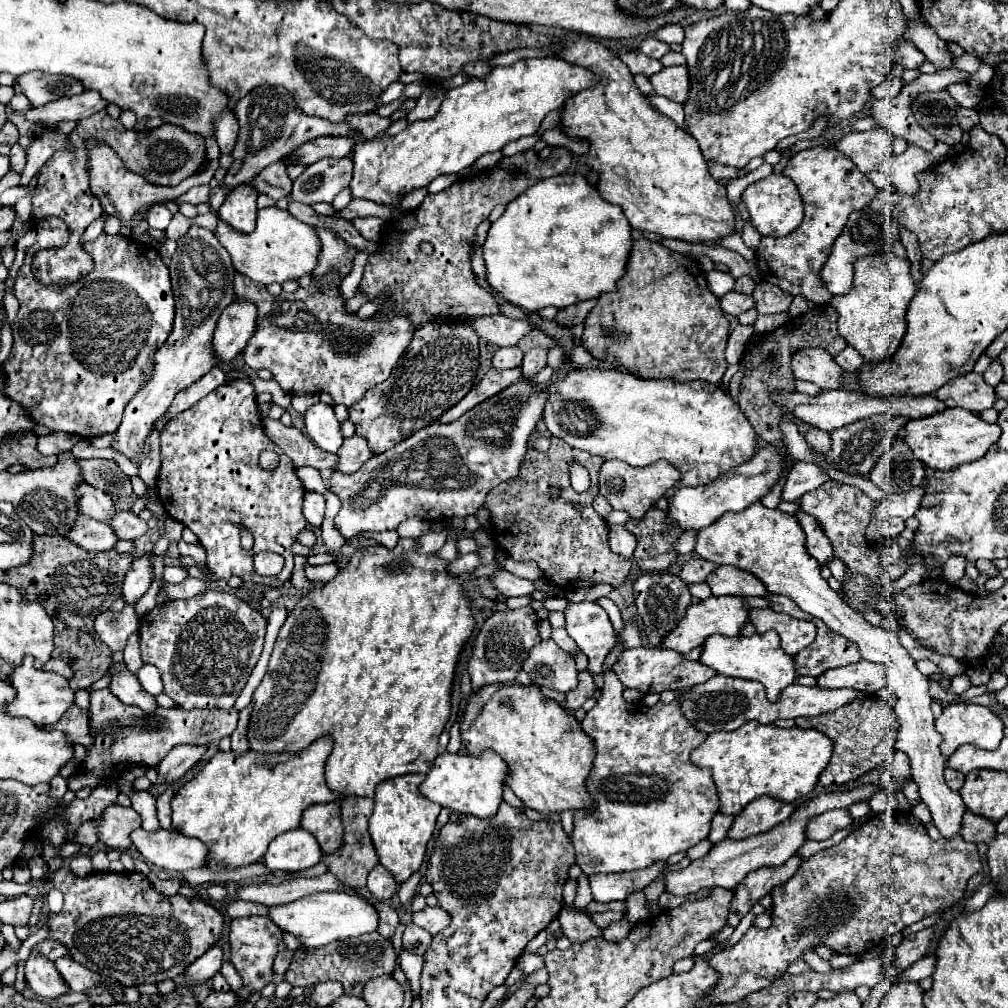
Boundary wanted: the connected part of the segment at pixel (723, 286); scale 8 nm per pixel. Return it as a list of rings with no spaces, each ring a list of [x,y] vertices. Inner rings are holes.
[[[712,270],[710,274],[706,274],[706,282],[708,282],[712,294],[718,296],[718,298],[734,288],[732,274],[724,274],[724,272],[718,272],[718,270]]]

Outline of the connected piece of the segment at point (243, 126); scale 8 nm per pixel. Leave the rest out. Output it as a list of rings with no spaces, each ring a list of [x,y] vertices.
[[[258,86],[256,90],[250,90],[244,98],[240,98],[234,106],[234,114],[240,124],[240,134],[234,146],[234,164],[228,170],[222,184],[234,188],[250,178],[254,178],[260,170],[266,166],[282,160],[292,150],[302,146],[308,140],[314,140],[318,136],[340,136],[340,134],[354,134],[358,130],[350,128],[350,124],[330,124],[322,118],[312,118],[302,114],[298,110],[292,94],[284,90],[282,86]]]

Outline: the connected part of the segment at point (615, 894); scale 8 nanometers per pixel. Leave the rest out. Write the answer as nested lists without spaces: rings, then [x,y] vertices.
[[[656,862],[654,866],[648,866],[644,870],[618,872],[618,874],[592,874],[590,876],[592,896],[600,904],[608,904],[614,900],[624,902],[628,894],[644,890],[664,868],[666,868],[664,862]]]

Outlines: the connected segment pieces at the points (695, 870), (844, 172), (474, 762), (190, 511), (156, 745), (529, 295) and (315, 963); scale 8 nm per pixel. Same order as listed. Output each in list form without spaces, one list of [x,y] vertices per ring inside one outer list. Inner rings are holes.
[[[868,782],[868,784],[858,784],[854,788],[848,788],[844,792],[822,792],[816,798],[800,804],[796,808],[796,812],[788,820],[784,820],[782,824],[774,826],[768,832],[762,832],[760,836],[748,836],[744,840],[730,840],[730,838],[726,838],[726,840],[718,842],[710,850],[710,854],[706,854],[704,858],[692,862],[684,870],[668,872],[666,880],[664,880],[666,892],[670,892],[674,896],[686,896],[686,894],[698,892],[700,888],[714,888],[714,886],[722,886],[722,888],[734,890],[746,878],[748,872],[758,870],[762,866],[780,866],[790,856],[794,856],[800,850],[800,846],[806,842],[806,826],[808,826],[808,822],[814,816],[824,814],[824,812],[834,810],[834,808],[850,808],[852,804],[868,802],[876,794],[876,790],[878,790],[878,786]]]
[[[818,146],[802,150],[788,160],[782,174],[798,186],[798,192],[804,200],[806,216],[792,234],[784,238],[764,236],[760,240],[760,252],[756,248],[756,266],[760,280],[776,284],[790,296],[804,296],[804,300],[810,304],[826,304],[832,300],[832,292],[824,288],[820,270],[828,260],[832,244],[840,236],[848,216],[870,204],[870,200],[876,196],[876,188],[856,168],[856,164],[836,148]]]
[[[486,750],[478,758],[444,752],[432,764],[434,764],[432,770],[428,772],[426,780],[420,784],[420,792],[426,798],[430,798],[440,806],[450,808],[452,812],[472,814],[478,818],[492,818],[492,814],[496,814],[508,778],[508,766],[504,760],[498,758],[496,752]]]
[[[236,378],[218,386],[192,408],[172,418],[160,434],[160,444],[162,466],[156,494],[168,516],[176,518],[198,536],[200,544],[206,548],[208,570],[224,580],[240,576],[246,584],[284,586],[294,570],[292,544],[308,526],[302,514],[304,486],[296,476],[292,460],[264,434],[252,382],[248,378]],[[266,450],[278,454],[278,466],[272,470],[260,466],[260,454]],[[240,526],[252,530],[252,550],[240,546]],[[262,550],[284,556],[286,564],[280,574],[256,574],[254,556]]]
[[[104,688],[90,692],[90,728],[96,744],[90,748],[84,760],[84,772],[68,778],[70,790],[80,790],[84,786],[96,786],[108,779],[116,779],[126,766],[156,766],[174,746],[178,744],[210,744],[228,736],[236,730],[238,710],[180,710],[160,708],[154,714],[144,714],[136,706],[128,706]]]
[[[558,174],[546,178],[516,200],[512,200],[504,214],[488,230],[484,242],[484,262],[488,282],[502,292],[506,300],[526,312],[536,312],[544,306],[566,308],[582,300],[598,298],[602,292],[612,292],[622,278],[632,248],[632,228],[622,214],[622,208],[606,202],[596,184],[590,184],[582,174]]]
[[[372,932],[346,942],[332,942],[322,948],[298,948],[284,978],[292,986],[312,986],[316,982],[340,980],[350,996],[362,996],[362,988],[372,976],[394,972],[394,962],[396,954],[392,942],[384,940],[378,932]]]

